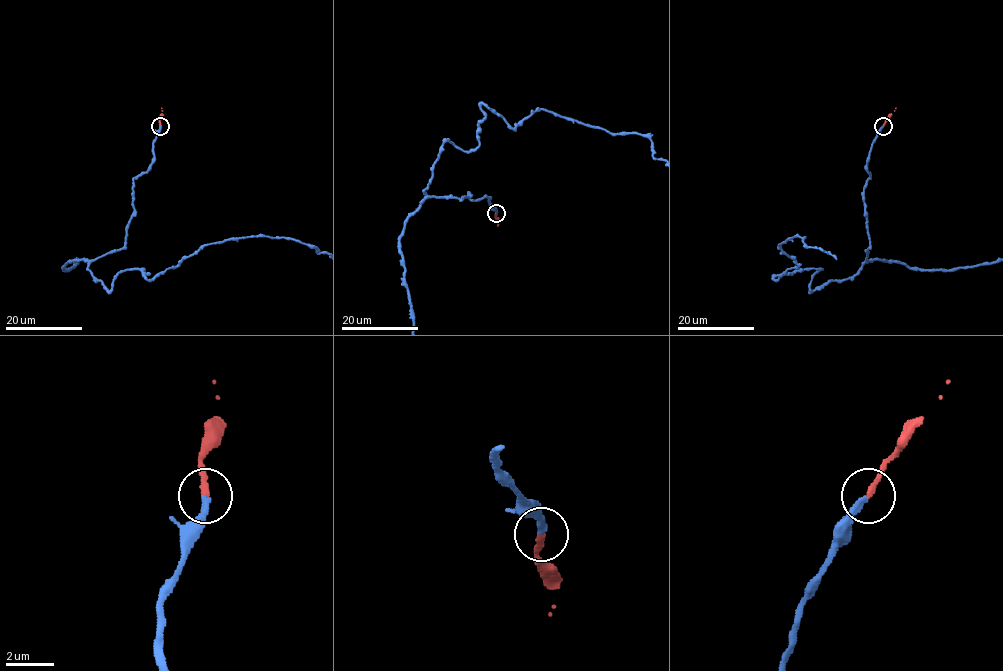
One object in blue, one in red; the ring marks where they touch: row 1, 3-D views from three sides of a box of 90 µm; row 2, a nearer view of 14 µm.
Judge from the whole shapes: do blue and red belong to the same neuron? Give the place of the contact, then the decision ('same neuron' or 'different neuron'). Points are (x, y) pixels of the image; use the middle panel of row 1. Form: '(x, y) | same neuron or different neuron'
(496, 213) | same neuron

